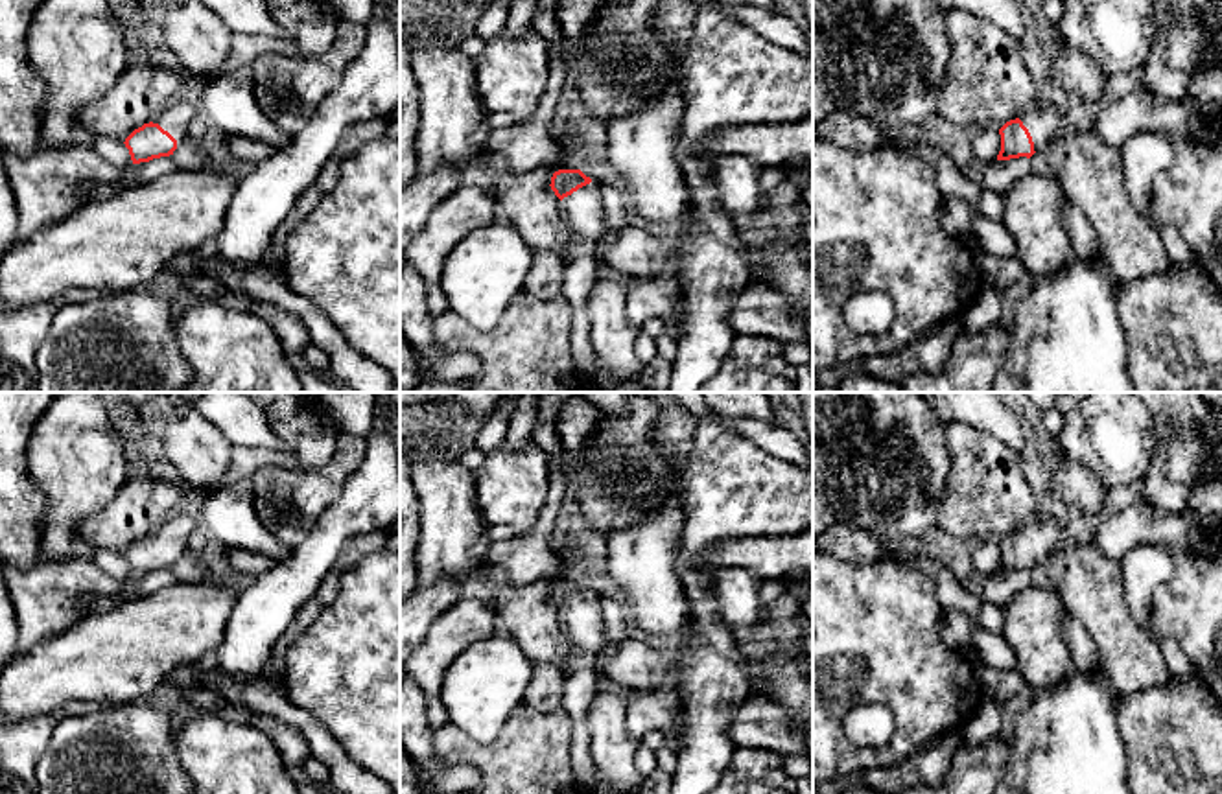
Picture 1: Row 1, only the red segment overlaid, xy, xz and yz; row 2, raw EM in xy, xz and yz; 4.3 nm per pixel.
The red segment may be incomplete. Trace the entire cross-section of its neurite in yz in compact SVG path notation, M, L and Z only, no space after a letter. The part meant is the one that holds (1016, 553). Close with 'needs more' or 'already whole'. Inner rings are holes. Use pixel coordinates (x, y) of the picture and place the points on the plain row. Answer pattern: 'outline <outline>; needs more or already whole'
outline M1036 516L999 542L1001 564L997 573L1030 571L1034 566L1045 564L1065 540L1069 534L1063 521L1054 516Z; needs more

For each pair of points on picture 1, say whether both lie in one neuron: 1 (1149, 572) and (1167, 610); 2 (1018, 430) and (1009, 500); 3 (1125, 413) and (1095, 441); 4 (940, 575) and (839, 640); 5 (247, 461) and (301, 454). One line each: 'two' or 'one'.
1: two
2: two
3: one
4: two
5: one

